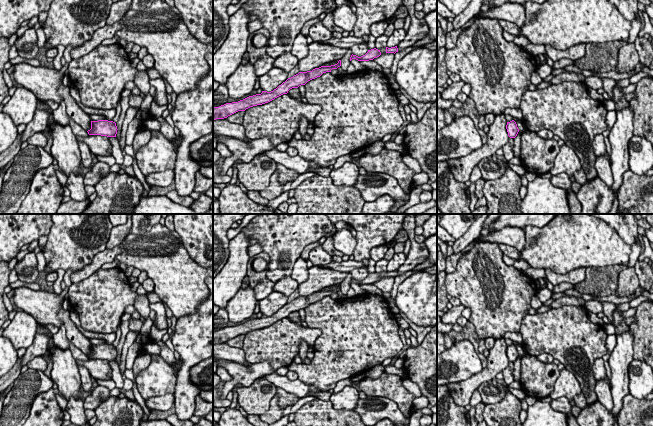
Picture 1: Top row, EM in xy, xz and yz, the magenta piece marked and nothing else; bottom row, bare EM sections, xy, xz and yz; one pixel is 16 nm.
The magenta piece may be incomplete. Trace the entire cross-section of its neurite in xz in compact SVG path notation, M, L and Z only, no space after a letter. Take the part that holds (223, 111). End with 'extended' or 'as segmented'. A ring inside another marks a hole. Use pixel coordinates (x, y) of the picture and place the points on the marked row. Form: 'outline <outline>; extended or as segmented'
outline M341 60L335 65L321 66L312 71L299 72L293 77L288 78L271 92L262 91L261 94L249 96L238 102L226 103L219 107L213 107L213 120L224 119L238 111L245 111L250 107L268 103L283 94L287 94L290 89L305 85L308 81L320 77L323 73L331 72L332 69L337 69L340 66Z; as segmented

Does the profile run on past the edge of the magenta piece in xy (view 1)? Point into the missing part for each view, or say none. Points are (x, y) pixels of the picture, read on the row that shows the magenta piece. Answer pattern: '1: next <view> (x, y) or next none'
1: next none

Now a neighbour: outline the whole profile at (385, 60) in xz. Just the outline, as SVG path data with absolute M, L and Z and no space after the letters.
M382 35L380 37L376 37L375 39L375 48L381 52L381 55L377 58L374 58L372 61L375 61L382 68L391 68L394 61L394 53L387 53L387 40L388 36Z

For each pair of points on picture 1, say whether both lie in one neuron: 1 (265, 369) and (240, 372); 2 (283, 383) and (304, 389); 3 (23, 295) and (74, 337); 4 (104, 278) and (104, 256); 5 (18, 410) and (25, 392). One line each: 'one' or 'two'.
1: one
2: one
3: one
4: two
5: one

